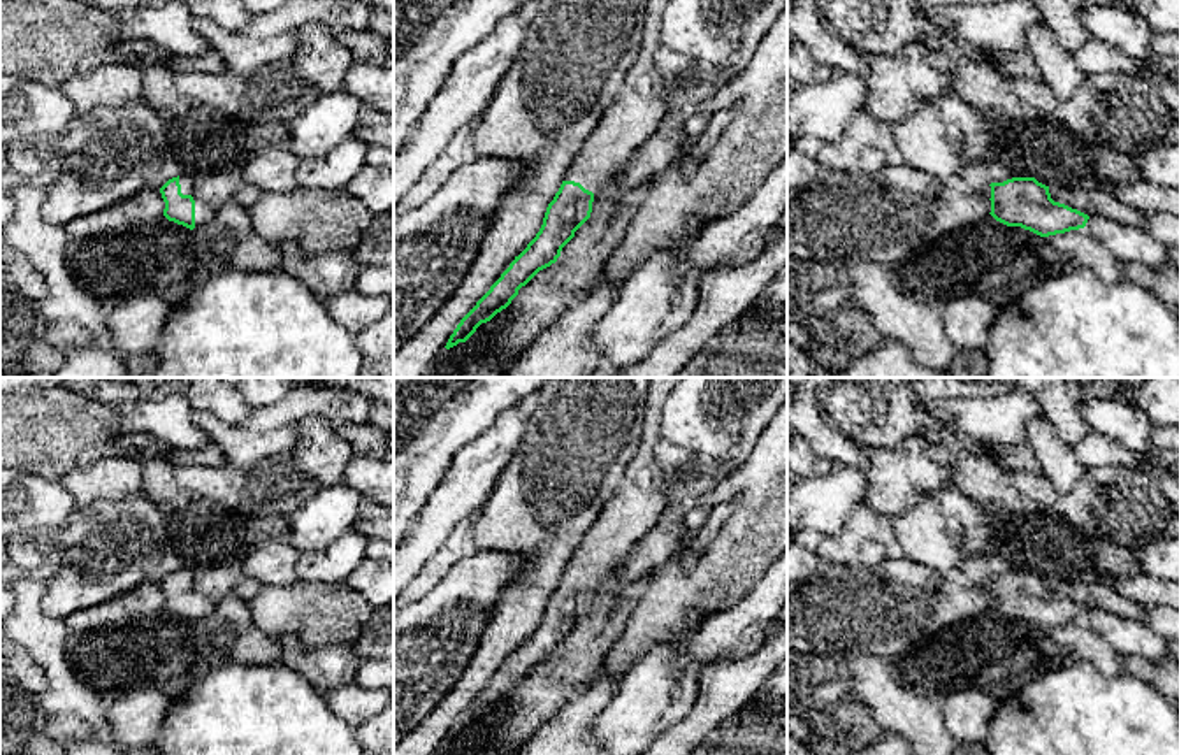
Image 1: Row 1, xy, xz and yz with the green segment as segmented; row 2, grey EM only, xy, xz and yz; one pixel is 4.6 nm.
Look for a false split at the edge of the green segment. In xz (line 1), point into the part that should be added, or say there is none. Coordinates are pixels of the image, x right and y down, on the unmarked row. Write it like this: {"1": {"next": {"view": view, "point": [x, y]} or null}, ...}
{"1": {"next": {"view": "xz", "point": [631, 511]}}}

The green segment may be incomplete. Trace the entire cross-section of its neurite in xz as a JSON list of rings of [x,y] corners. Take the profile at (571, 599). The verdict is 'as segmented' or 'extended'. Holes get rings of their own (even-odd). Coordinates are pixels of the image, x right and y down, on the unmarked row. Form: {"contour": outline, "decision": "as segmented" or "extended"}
{"contour": [[[650,378],[641,442],[617,492],[601,506],[597,520],[573,553],[536,630],[460,713],[446,743],[466,736],[481,716],[506,702],[539,664],[557,655],[562,641],[590,611],[594,588],[624,564],[634,544],[659,520],[668,500],[668,485],[654,448],[664,435],[666,399],[680,379]]], "decision": "extended"}

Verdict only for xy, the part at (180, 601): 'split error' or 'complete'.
split error

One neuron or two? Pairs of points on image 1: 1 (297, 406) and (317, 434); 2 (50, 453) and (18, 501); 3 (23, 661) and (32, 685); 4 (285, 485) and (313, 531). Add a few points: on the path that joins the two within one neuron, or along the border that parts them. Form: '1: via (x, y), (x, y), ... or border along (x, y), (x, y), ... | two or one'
1: border along (332, 422), (322, 417), (304, 417), (292, 425) | two
2: border along (18, 469), (57, 480) | two
3: via (23, 666), (32, 680) | one
4: border along (334, 483), (320, 488), (287, 517) | two

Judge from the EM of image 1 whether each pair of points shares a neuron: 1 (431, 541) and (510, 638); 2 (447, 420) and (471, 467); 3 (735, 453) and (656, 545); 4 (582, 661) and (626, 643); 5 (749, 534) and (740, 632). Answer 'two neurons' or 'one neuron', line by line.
1: two neurons
2: two neurons
3: one neuron
4: two neurons
5: two neurons

